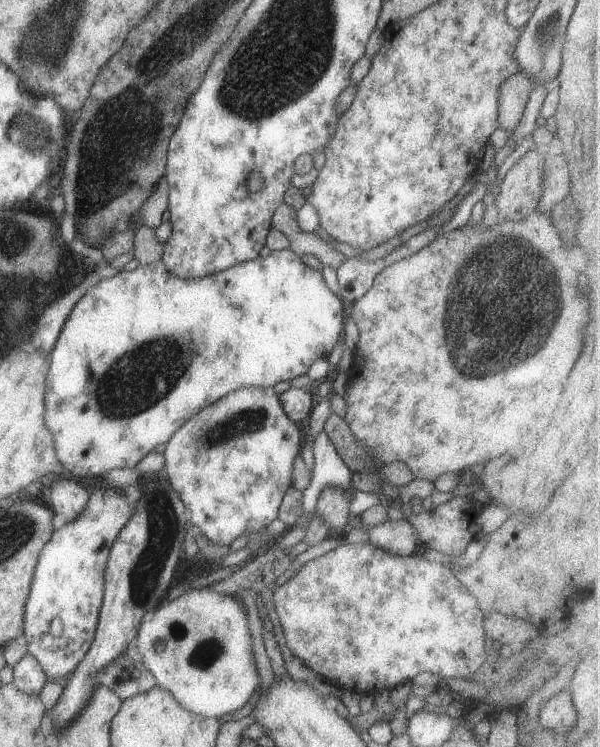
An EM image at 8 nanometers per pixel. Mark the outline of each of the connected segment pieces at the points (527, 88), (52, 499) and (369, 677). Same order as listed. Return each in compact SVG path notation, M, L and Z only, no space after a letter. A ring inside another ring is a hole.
M522 72L508 78L500 88L499 128L512 131L520 122L530 100L533 83Z
M58 475L46 494L46 502L61 524L72 522L82 514L90 498L89 487L72 477Z
M370 543L345 544L332 549L323 556L316 557L304 564L296 576L291 577L287 582L278 586L273 592L272 604L276 610L277 619L280 620L280 630L284 636L284 642L290 652L302 660L302 664L319 674L327 683L334 687L349 689L352 692L369 693L375 696L383 690L390 691L395 689L398 684L412 681L420 672L432 672L438 674L442 679L445 678L467 678L474 674L482 662L486 660L486 646L484 646L484 626L482 626L481 607L477 603L468 589L454 576L453 569L444 566L442 559L436 556L422 556L410 554L410 556L398 556L390 554L382 548L378 548Z

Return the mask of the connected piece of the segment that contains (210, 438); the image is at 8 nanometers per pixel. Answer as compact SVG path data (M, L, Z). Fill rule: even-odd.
M273 387L239 388L178 427L164 448L165 472L189 511L191 526L216 546L228 546L238 536L258 532L278 519L284 495L293 486L292 466L302 446L298 425L286 416Z

